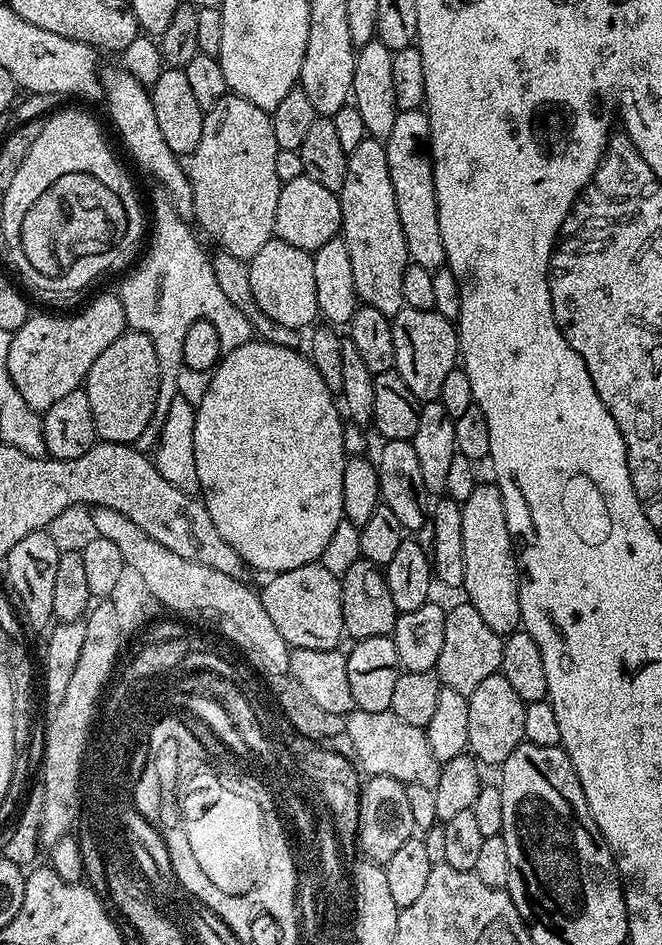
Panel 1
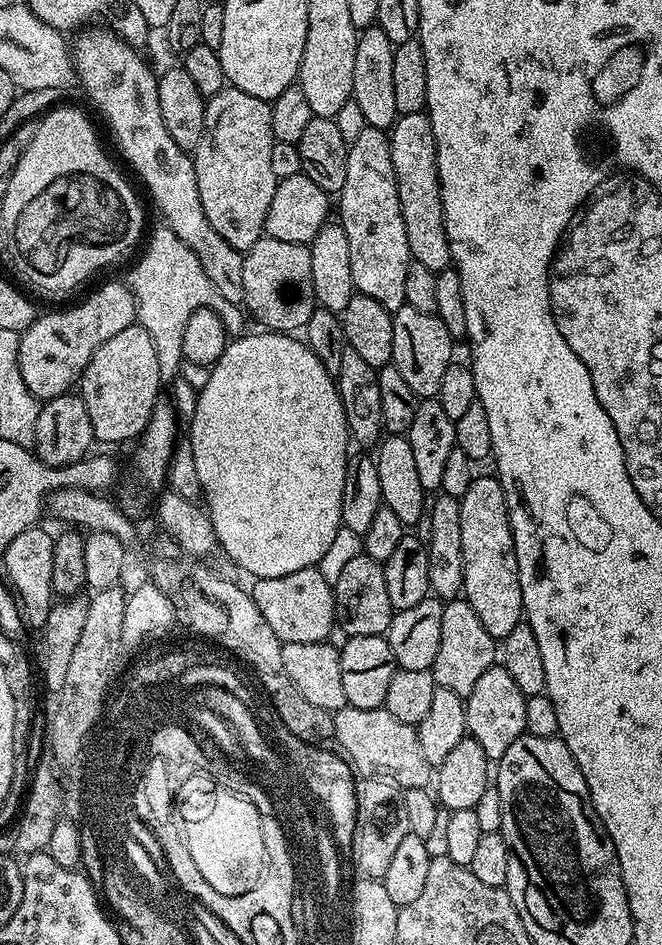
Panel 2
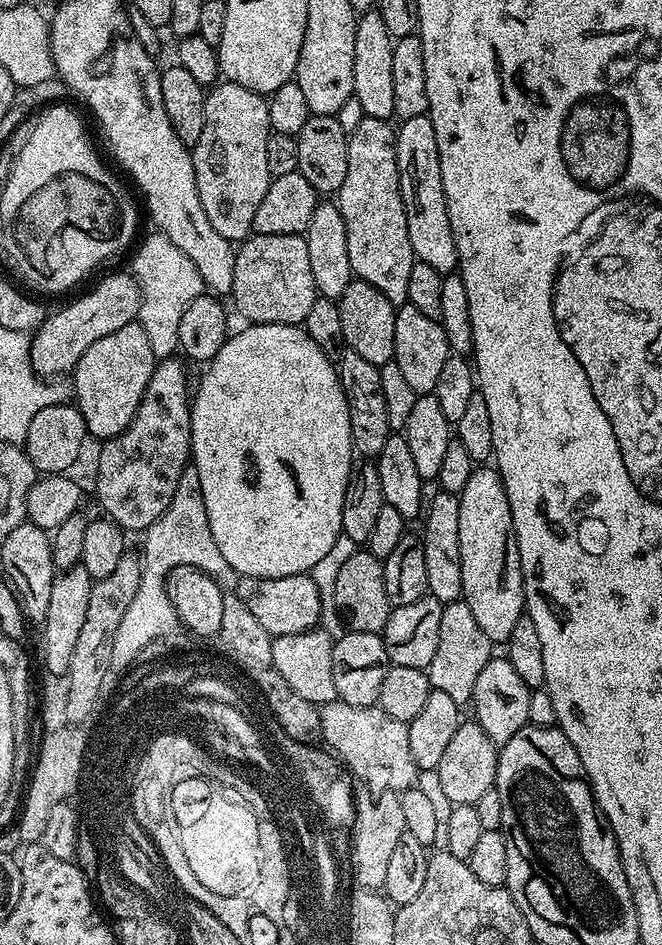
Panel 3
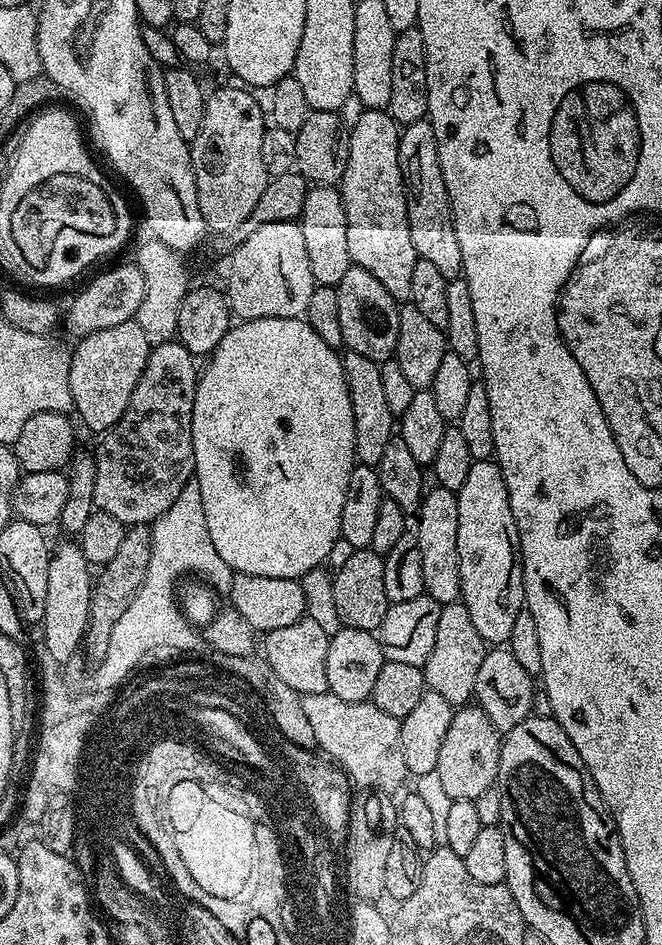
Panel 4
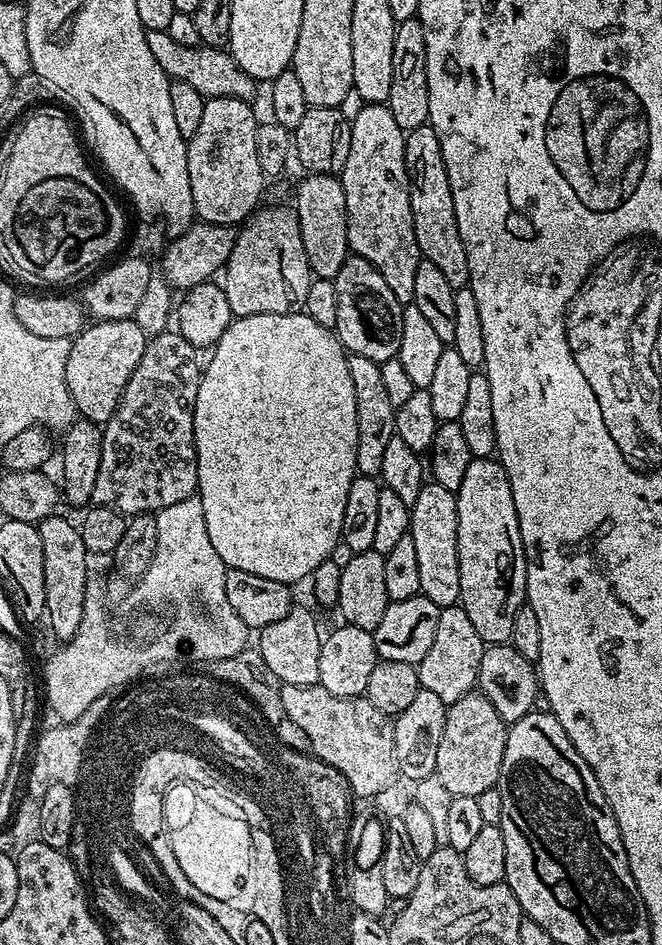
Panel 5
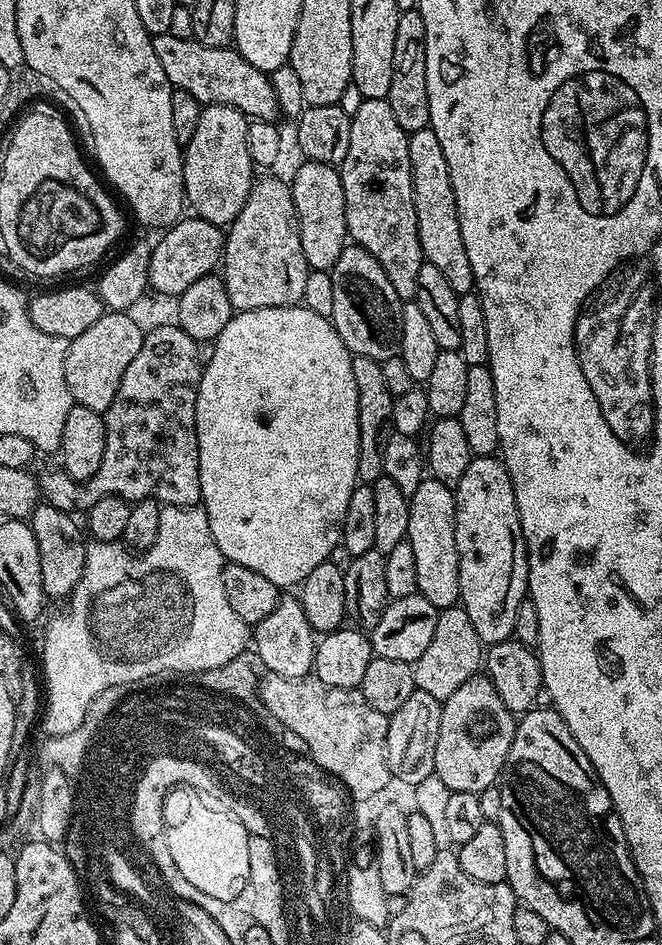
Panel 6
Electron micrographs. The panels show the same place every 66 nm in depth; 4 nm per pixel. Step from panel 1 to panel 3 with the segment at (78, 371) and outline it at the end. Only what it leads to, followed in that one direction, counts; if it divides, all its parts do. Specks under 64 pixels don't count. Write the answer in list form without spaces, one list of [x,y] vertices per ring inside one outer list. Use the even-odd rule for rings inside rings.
[[[127,271],[116,272],[113,276],[108,276],[105,280],[100,280],[85,296],[80,296],[77,300],[69,302],[65,308],[60,308],[56,313],[49,315],[36,329],[30,340],[29,360],[32,369],[41,378],[60,378],[65,374],[71,373],[76,367],[78,358],[98,342],[98,338],[106,338],[106,334],[114,334],[114,330],[119,330],[121,326],[133,323],[140,314],[140,283],[136,277]]]

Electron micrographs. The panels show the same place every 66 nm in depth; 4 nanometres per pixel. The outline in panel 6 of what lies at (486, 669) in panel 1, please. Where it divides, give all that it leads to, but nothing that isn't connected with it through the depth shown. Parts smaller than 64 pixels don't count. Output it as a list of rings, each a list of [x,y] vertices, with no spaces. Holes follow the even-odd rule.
[[[462,606],[445,608],[440,612],[438,626],[434,626],[434,638],[430,638],[430,646],[426,646],[422,658],[412,665],[416,687],[426,690],[426,694],[434,694],[434,698],[442,702],[450,698],[450,694],[454,694],[462,682],[481,671],[485,656],[485,645],[478,638],[478,630],[474,630],[474,622],[470,622],[470,614],[466,614]]]

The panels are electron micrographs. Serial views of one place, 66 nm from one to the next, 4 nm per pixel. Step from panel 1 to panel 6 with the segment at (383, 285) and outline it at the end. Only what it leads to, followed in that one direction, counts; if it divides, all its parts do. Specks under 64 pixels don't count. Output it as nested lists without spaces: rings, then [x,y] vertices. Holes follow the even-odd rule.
[[[363,99],[358,112],[351,117],[350,150],[346,150],[346,158],[338,165],[344,191],[344,213],[348,223],[348,236],[360,247],[365,248],[382,266],[382,270],[386,270],[386,278],[390,278],[390,286],[394,286],[394,294],[398,294],[402,302],[415,301],[418,290],[418,270],[420,265],[425,263],[425,259],[418,238],[418,222],[414,214],[412,167],[408,149],[409,133],[404,132],[402,126],[398,126],[398,118],[394,118],[394,110],[390,110],[387,99]]]

